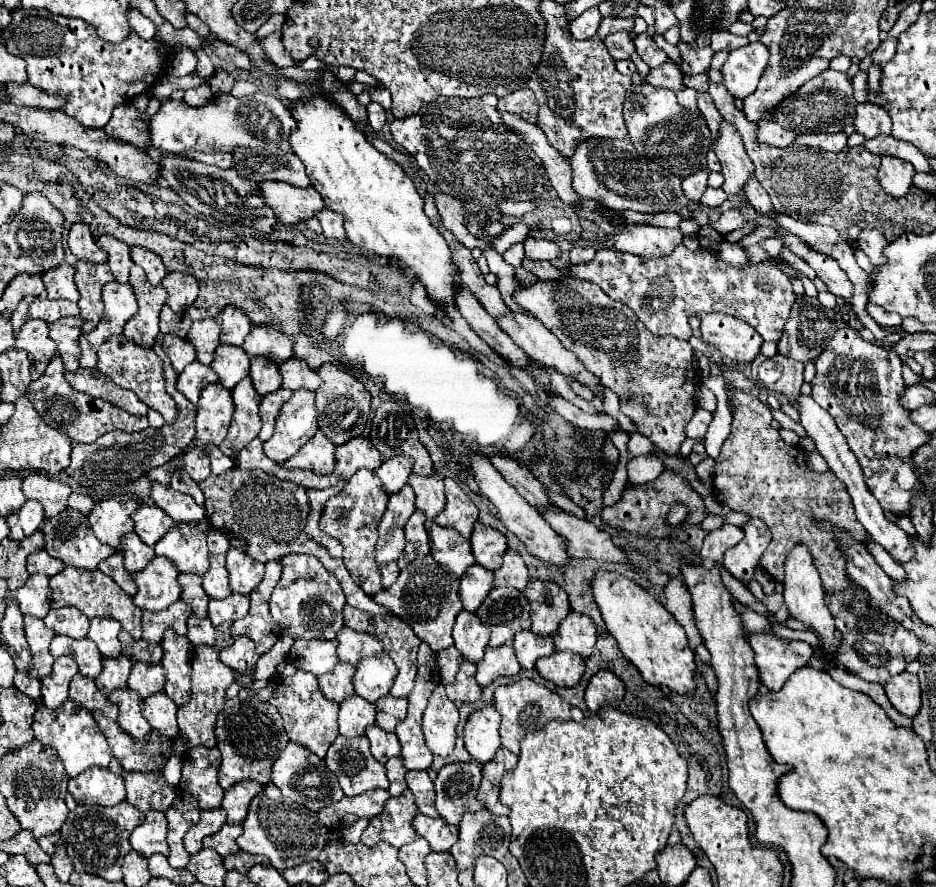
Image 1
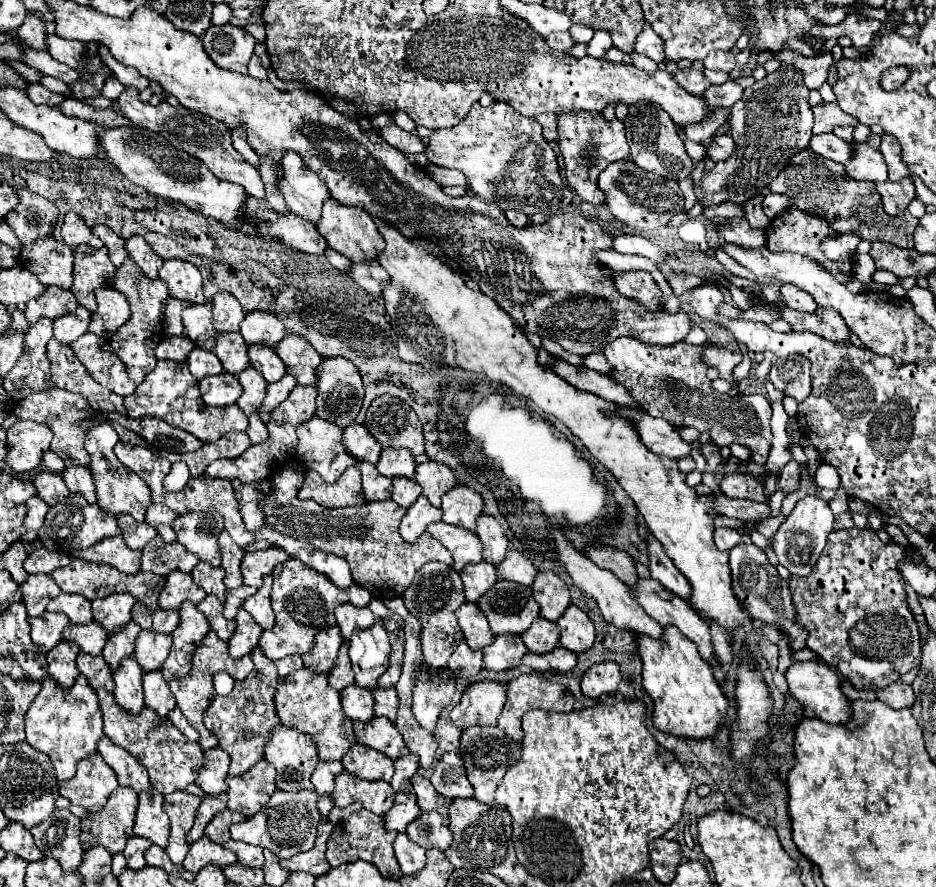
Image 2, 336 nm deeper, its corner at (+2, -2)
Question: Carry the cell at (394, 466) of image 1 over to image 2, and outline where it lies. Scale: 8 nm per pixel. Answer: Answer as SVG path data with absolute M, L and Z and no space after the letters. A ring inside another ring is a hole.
M382 449L380 461L378 461L378 471L386 477L414 477L414 457L406 449Z

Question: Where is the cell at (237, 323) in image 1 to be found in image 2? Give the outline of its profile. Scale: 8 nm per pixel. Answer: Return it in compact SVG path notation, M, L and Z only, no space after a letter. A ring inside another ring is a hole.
M230 293L214 295L212 313L214 313L214 329L218 333L240 331L240 321L246 315L246 311L238 303L238 299L234 295L230 295Z

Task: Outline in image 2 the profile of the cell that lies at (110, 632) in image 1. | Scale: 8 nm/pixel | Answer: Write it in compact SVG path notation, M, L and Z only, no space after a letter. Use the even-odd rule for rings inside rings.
M118 593L110 595L108 599L96 599L92 601L92 613L94 621L108 631L110 635L122 631L132 619L130 619L130 609L136 603L136 599L128 593Z

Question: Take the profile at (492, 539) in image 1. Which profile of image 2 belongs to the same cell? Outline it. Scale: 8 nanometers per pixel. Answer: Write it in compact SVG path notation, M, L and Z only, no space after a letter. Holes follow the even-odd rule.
M480 515L476 521L476 535L480 537L482 545L484 545L484 561L492 563L492 565L500 565L504 555L506 555L506 547L508 547L508 539L504 535L504 531L500 531L500 525L494 517L490 515Z

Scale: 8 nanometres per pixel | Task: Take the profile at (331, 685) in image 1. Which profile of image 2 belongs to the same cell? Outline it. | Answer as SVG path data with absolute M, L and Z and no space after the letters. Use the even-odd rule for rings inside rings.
M344 643L340 647L340 653L338 653L338 659L336 659L336 665L334 669L330 671L328 675L328 685L336 691L342 691L346 689L348 685L354 685L354 671L350 667L350 657L348 657L348 643Z

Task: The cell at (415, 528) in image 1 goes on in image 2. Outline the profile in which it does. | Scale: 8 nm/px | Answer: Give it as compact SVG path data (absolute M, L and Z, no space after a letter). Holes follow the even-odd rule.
M420 495L400 521L402 539L406 543L414 543L426 531L426 525L430 525L434 521L440 521L440 517L442 517L442 511L432 507L428 503L428 499L424 495Z

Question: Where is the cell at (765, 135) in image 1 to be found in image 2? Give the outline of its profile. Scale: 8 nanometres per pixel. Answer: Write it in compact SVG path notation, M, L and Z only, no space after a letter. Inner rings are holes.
M834 133L812 135L808 147L816 155L822 155L822 157L826 157L830 161L836 161L836 163L846 163L846 159L850 159L850 143L842 141Z

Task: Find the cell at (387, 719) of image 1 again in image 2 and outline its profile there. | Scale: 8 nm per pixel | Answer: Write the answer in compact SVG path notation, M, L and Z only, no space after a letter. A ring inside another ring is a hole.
M374 689L374 713L378 717L388 717L390 721L396 721L396 709L398 709L398 695L396 689Z

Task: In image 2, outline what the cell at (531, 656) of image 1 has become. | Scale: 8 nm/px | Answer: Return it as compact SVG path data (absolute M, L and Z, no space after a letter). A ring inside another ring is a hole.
M538 617L530 625L530 629L522 633L522 639L524 639L524 645L528 647L528 651L532 651L532 653L548 653L554 647L558 647L558 639L560 639L558 625Z

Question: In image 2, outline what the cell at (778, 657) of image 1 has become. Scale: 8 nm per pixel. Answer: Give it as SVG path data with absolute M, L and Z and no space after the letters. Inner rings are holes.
M798 661L790 665L786 671L786 681L790 695L794 695L806 711L812 711L806 715L820 717L826 723L846 723L846 719L850 719L848 699L840 691L840 675L824 661Z

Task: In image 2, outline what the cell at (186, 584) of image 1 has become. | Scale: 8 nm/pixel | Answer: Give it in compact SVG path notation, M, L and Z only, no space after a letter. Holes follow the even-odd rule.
M198 563L192 571L192 579L208 595L216 595L220 603L226 601L226 587L222 583L222 569L220 567L212 567L208 563Z

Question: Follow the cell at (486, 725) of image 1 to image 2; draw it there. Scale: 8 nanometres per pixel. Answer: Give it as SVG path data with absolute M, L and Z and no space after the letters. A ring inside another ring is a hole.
M480 681L470 685L460 703L452 709L450 719L458 729L472 725L496 725L506 703L506 685L498 681Z

